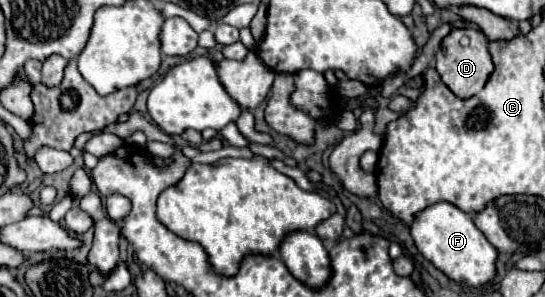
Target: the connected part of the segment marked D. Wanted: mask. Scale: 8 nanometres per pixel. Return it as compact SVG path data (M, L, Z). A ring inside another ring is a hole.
M453 29L441 41L441 47L437 49L435 61L437 61L437 73L441 75L443 83L461 99L473 97L477 91L481 91L483 85L487 83L491 71L493 71L491 55L487 51L487 37L479 29ZM459 37L469 37L469 43L461 45Z

